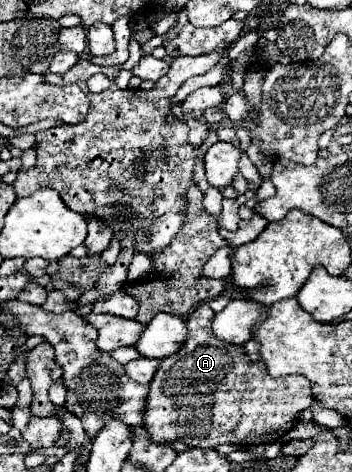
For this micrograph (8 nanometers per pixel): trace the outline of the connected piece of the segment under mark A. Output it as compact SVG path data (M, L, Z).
M204 303L200 305L188 319L190 337L180 347L178 353L162 359L152 383L146 405L144 423L150 431L152 441L156 443L174 443L182 441L190 447L216 447L222 443L230 445L256 445L256 443L274 443L284 433L288 433L300 419L300 413L310 407L312 393L310 383L302 375L286 375L286 377L270 377L262 359L252 361L244 353L244 345L232 345L218 339L212 331L214 311Z

